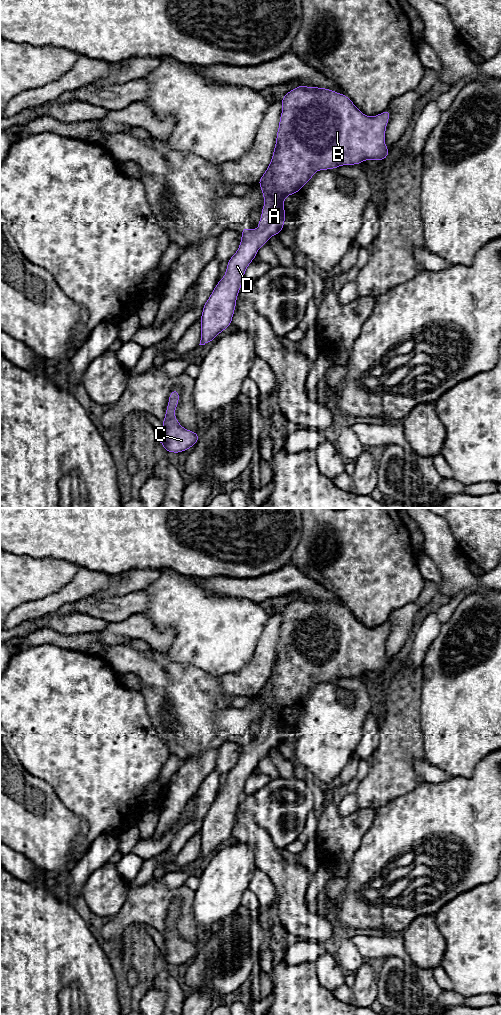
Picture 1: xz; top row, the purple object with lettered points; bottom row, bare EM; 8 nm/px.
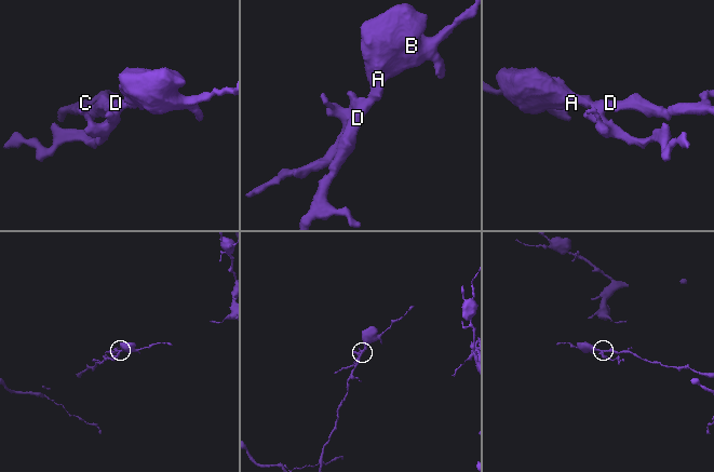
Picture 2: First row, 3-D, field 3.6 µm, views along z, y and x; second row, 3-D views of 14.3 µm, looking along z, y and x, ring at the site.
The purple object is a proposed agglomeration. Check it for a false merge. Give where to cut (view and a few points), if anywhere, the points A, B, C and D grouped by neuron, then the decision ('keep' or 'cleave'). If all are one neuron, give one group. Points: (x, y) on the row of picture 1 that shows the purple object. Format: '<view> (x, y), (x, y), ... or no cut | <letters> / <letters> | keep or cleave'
no cut | A B C D | keep

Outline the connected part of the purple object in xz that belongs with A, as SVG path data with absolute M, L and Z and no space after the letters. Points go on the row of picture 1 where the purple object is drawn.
M299 85L283 96L282 113L280 115L276 144L270 165L257 184L261 186L264 196L261 219L258 229L242 228L241 243L236 253L228 260L224 277L216 284L213 292L203 306L200 317L201 340L199 345L205 345L213 341L216 336L224 331L232 323L232 317L236 308L236 299L243 284L246 268L257 256L258 250L273 236L279 234L286 218L284 200L287 196L298 193L307 184L318 170L336 169L343 165L361 164L364 160L381 160L387 158L389 150L385 145L385 131L390 117L390 111L385 110L381 114L370 117L363 114L359 108L344 94L337 93L327 88L307 87Z

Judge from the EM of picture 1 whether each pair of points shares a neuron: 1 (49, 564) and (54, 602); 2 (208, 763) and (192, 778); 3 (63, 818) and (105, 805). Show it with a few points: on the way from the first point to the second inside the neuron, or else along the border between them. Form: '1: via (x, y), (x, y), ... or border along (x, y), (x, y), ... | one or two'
1: border along (72, 579), (57, 591), (31, 602) | two
2: via (204, 766), (196, 774) | one
3: border along (59, 797), (68, 809), (85, 821), (84, 836) | two

